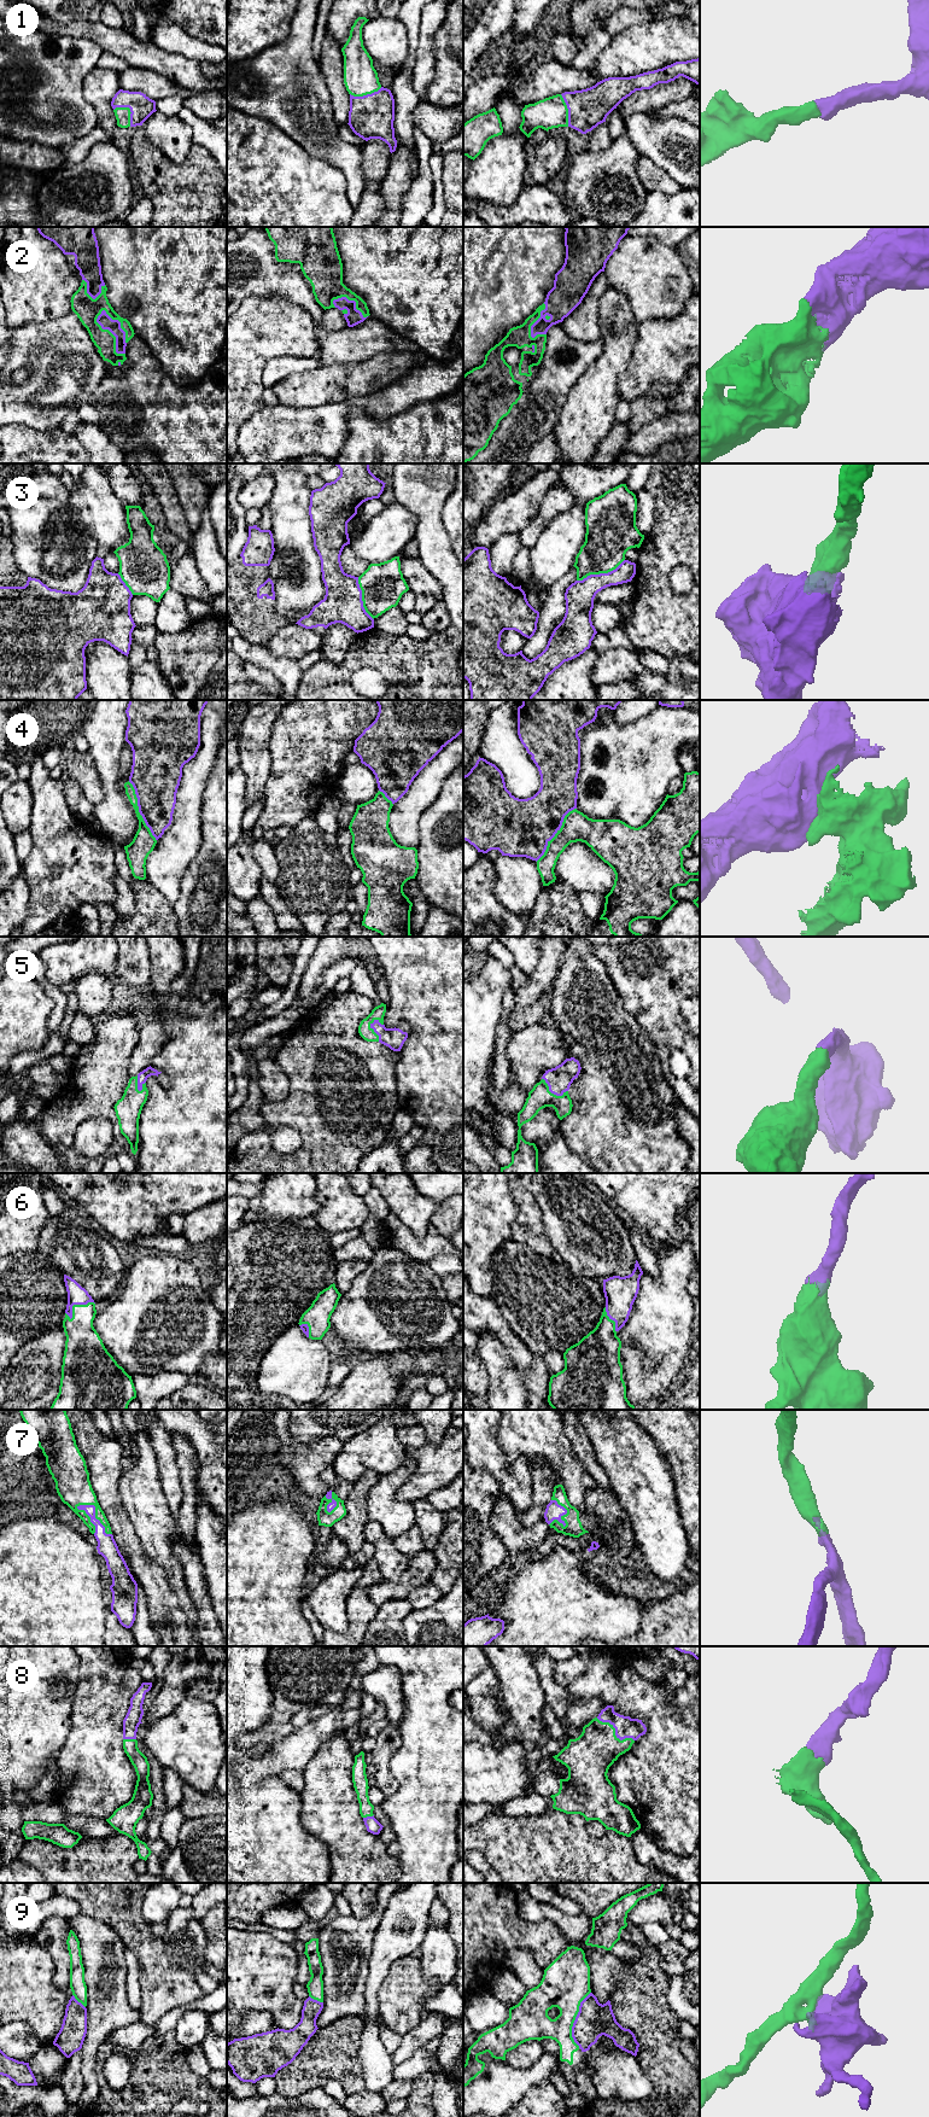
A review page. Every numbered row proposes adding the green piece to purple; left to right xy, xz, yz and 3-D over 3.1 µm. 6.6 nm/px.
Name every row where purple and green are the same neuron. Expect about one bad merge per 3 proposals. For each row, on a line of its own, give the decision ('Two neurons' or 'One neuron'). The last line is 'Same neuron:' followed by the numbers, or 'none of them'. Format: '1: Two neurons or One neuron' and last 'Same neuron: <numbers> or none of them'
1: One neuron
2: One neuron
3: Two neurons
4: Two neurons
5: One neuron
6: One neuron
7: One neuron
8: One neuron
9: Two neurons
Same neuron: 1, 2, 5, 6, 7, 8

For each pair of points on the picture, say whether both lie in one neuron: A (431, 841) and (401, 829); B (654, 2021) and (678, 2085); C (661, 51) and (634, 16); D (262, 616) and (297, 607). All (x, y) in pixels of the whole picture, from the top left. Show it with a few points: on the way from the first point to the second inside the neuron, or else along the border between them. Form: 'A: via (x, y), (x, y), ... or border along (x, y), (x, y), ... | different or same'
A: border along (426, 809), (419, 821), (419, 844), (415, 847) | different
B: via (656, 2036), (659, 2057), (667, 2069) | same
C: border along (667, 17), (634, 24), (614, 35) | different
D: border along (273, 584), (274, 610), (292, 623) | different

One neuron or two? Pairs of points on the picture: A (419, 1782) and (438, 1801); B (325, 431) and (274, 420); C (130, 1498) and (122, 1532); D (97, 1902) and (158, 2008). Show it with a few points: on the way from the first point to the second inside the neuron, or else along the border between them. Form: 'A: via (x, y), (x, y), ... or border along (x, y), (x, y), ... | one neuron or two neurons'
A: via (424, 1786), (433, 1796) | one neuron
B: via (313, 431), (286, 431) | one neuron
C: border along (117, 1489), (120, 1502), (140, 1541) | two neurons
D: via (124, 1924), (151, 1952), (158, 1981) | one neuron

